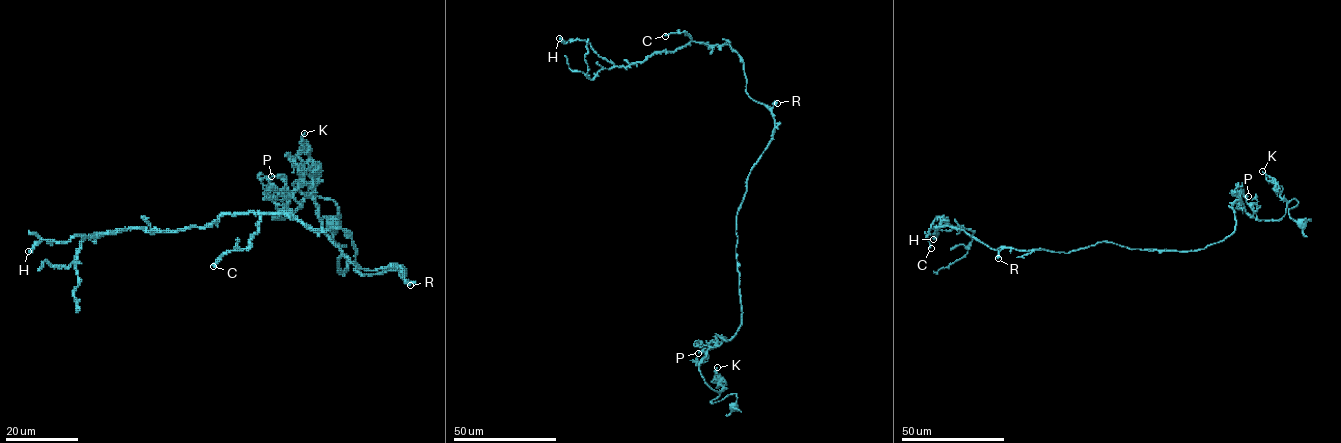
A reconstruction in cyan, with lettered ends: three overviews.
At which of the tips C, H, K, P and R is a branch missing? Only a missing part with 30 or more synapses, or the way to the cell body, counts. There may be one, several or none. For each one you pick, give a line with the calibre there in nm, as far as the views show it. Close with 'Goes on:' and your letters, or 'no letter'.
Goes on: no letter

